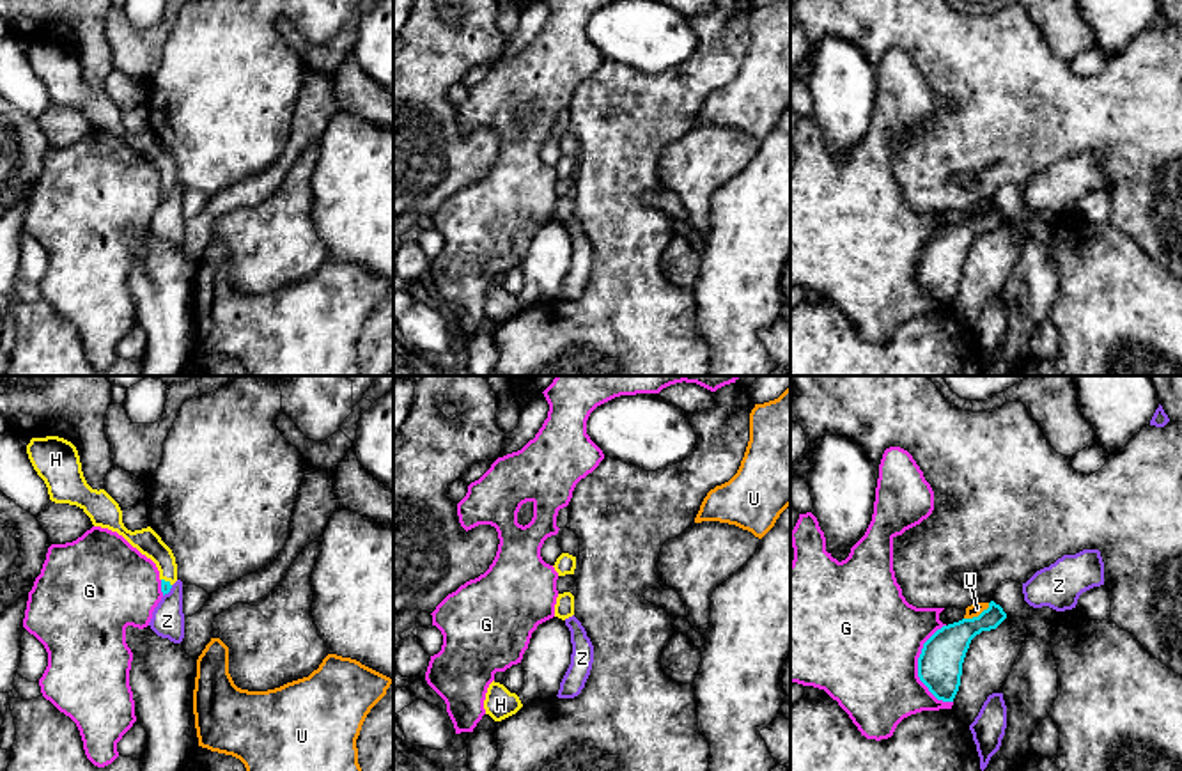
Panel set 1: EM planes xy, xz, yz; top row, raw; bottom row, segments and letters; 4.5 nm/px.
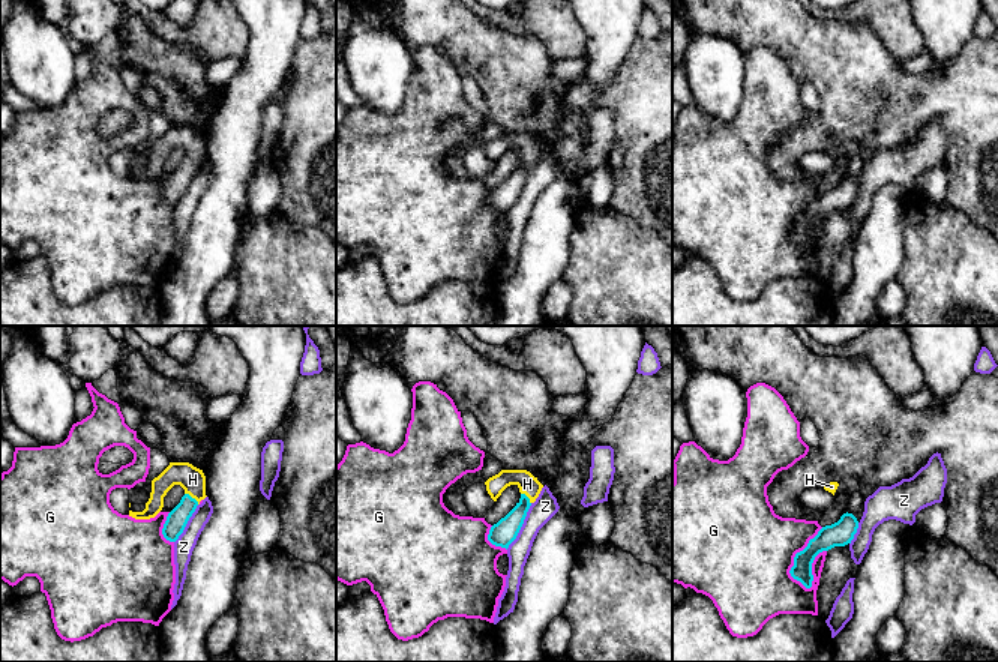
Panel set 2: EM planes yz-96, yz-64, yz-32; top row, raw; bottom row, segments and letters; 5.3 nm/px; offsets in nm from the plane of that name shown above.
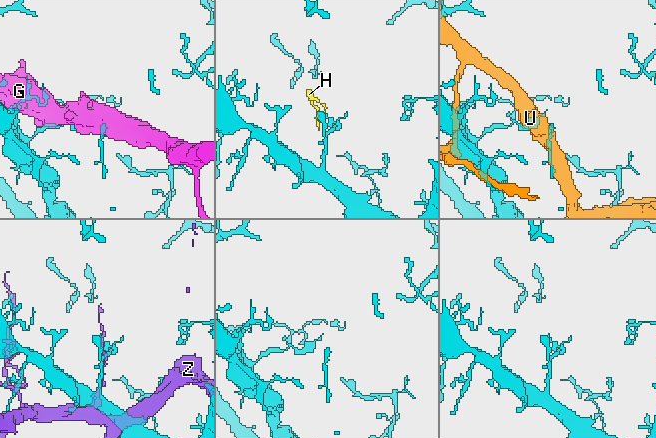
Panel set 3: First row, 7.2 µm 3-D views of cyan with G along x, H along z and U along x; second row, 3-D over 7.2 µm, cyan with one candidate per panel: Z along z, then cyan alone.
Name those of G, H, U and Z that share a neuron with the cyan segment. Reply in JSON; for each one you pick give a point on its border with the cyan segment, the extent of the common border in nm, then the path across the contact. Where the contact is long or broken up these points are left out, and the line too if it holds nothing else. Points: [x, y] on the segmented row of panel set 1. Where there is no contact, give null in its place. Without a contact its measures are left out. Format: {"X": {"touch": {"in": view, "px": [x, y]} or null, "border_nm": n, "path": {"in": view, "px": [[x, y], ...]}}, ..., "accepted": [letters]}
{"H": {"touch": {"in": "xy", "px": [167, 582]}, "border_nm": 60, "path": {"in": "xy", "px": [[165, 585], [167, 582], [165, 560], [146, 541]]}}, "accepted": ["H"]}

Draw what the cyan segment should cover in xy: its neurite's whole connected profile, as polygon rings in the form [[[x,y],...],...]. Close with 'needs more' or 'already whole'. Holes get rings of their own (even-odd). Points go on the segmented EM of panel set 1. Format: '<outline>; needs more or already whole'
[[[58,436],[32,438],[27,445],[28,459],[44,480],[50,500],[80,507],[94,526],[122,535],[133,548],[151,558],[161,580],[163,596],[177,581],[177,564],[172,549],[151,528],[128,530],[119,503],[105,491],[92,489],[82,471],[76,447]]]; needs more

